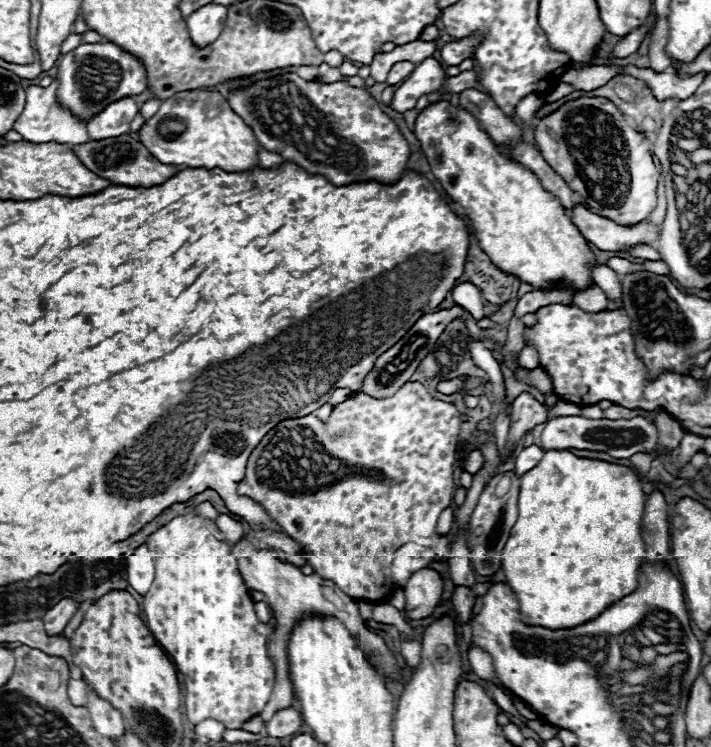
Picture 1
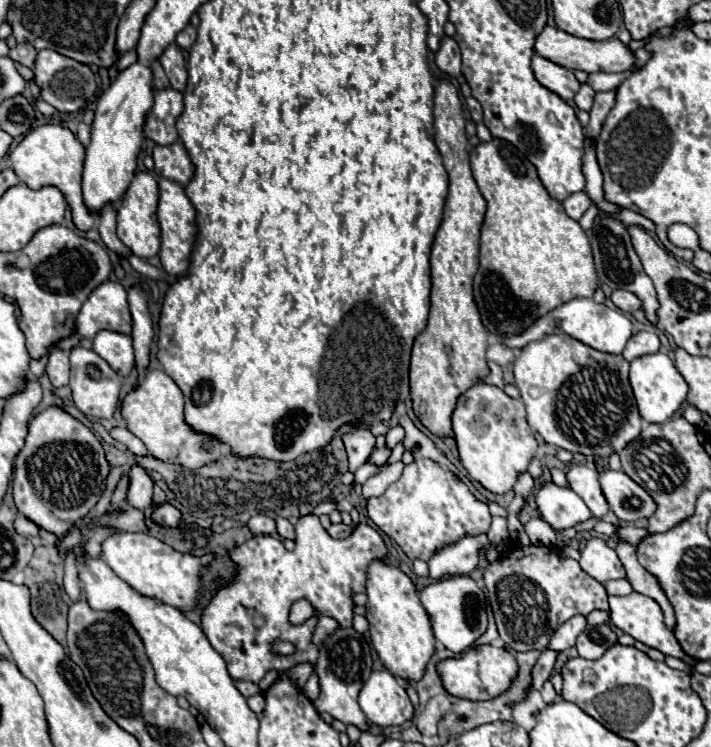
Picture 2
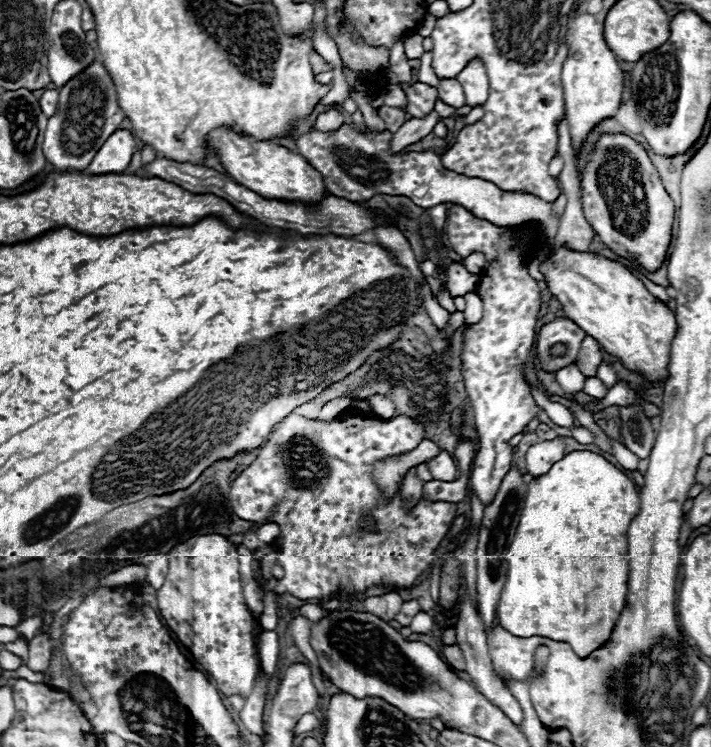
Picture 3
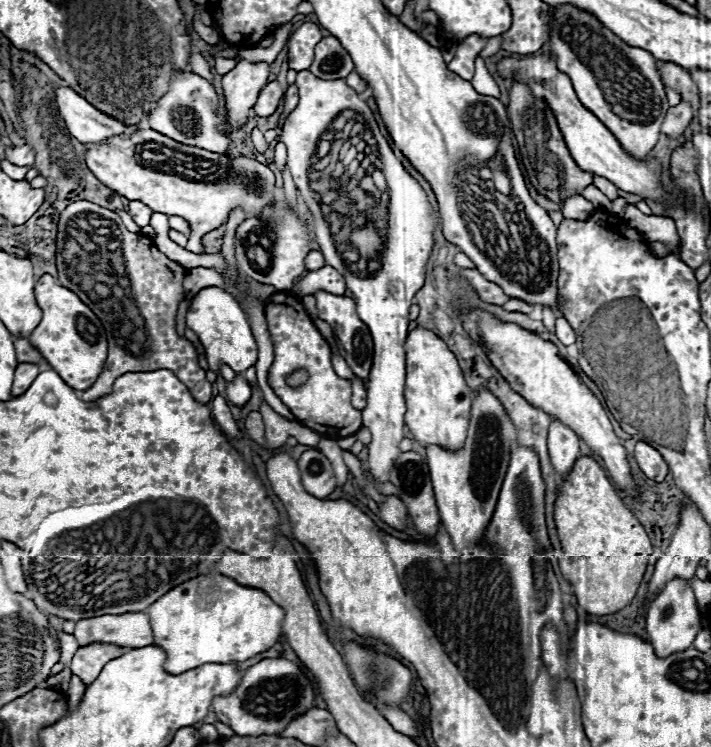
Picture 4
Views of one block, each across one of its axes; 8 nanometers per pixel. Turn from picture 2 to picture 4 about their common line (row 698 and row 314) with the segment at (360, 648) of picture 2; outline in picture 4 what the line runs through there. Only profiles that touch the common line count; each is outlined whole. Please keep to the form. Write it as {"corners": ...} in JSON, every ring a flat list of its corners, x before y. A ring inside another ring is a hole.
{"corners":[[316,292,314,296,316,296,316,314,318,314,318,318,326,320,330,324,330,328,334,330,340,348,346,352,342,356,354,358,354,360,346,360,348,366,352,368,352,372,358,378,366,380,368,374,370,374,370,368,372,368,374,344,372,344,372,336,370,336,366,324,356,314,356,302,352,298,348,298,348,296,334,296,334,294,328,294,328,292]]}

